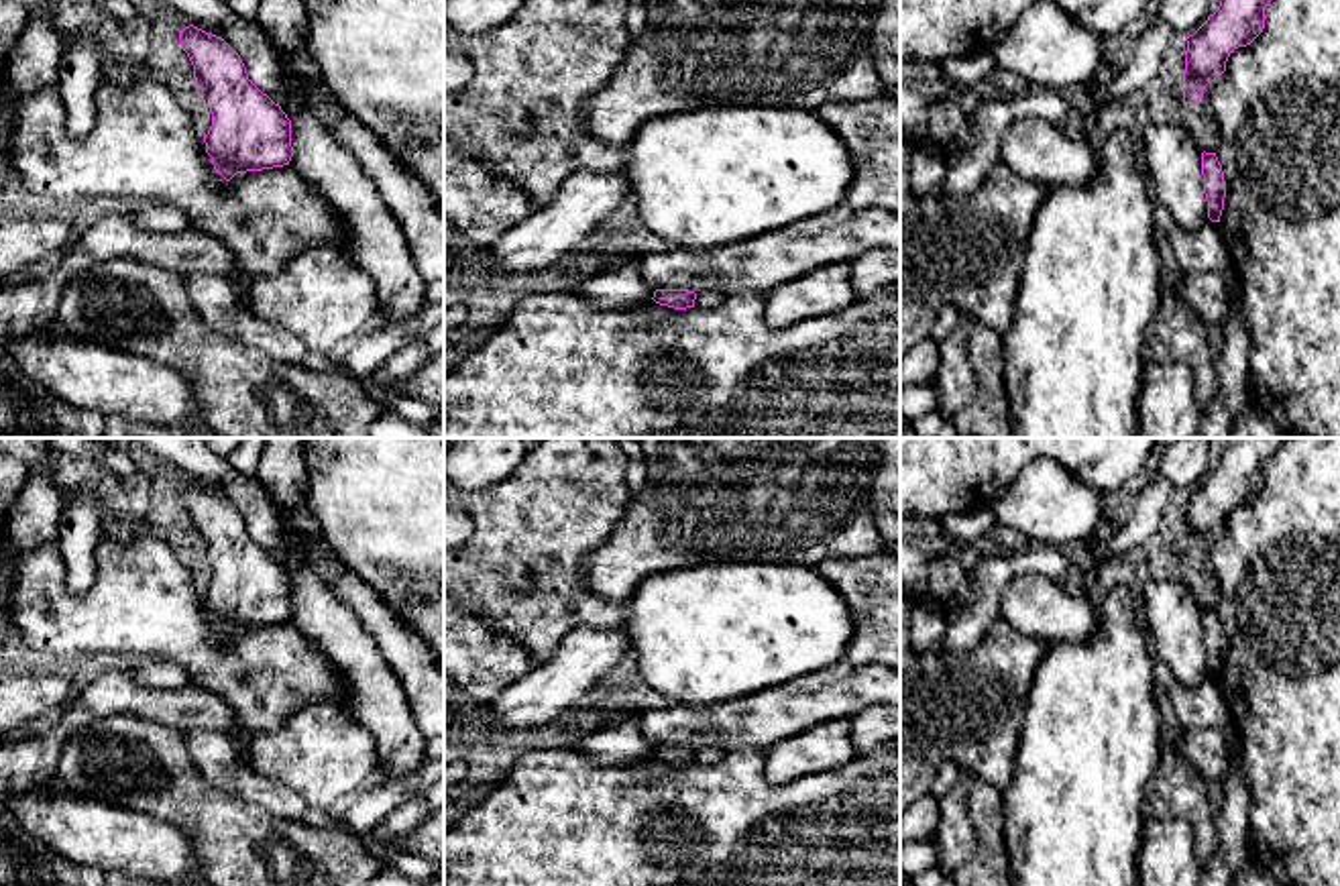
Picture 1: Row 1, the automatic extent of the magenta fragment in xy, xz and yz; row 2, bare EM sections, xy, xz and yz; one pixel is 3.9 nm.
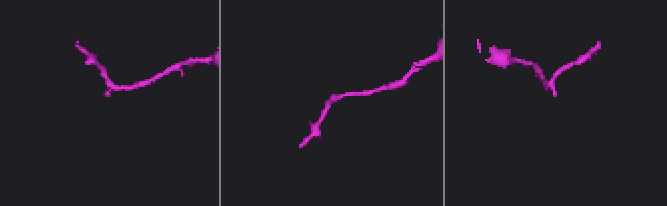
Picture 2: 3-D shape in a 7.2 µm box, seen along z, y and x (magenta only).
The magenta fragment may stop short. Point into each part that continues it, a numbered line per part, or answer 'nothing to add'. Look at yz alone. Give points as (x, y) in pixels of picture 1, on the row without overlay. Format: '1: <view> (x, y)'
nothing to add

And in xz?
nothing to add

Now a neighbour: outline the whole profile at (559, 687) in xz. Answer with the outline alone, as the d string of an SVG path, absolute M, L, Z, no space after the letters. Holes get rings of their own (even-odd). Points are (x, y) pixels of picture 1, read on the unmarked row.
M580 625L542 666L505 686L481 719L511 729L556 727L597 695L597 682L633 658L625 625Z

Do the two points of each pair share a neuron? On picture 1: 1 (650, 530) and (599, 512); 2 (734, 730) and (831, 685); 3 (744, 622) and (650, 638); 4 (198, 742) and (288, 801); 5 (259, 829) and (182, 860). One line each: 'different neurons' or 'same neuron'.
1: different neurons
2: same neuron
3: same neuron
4: same neuron
5: different neurons

